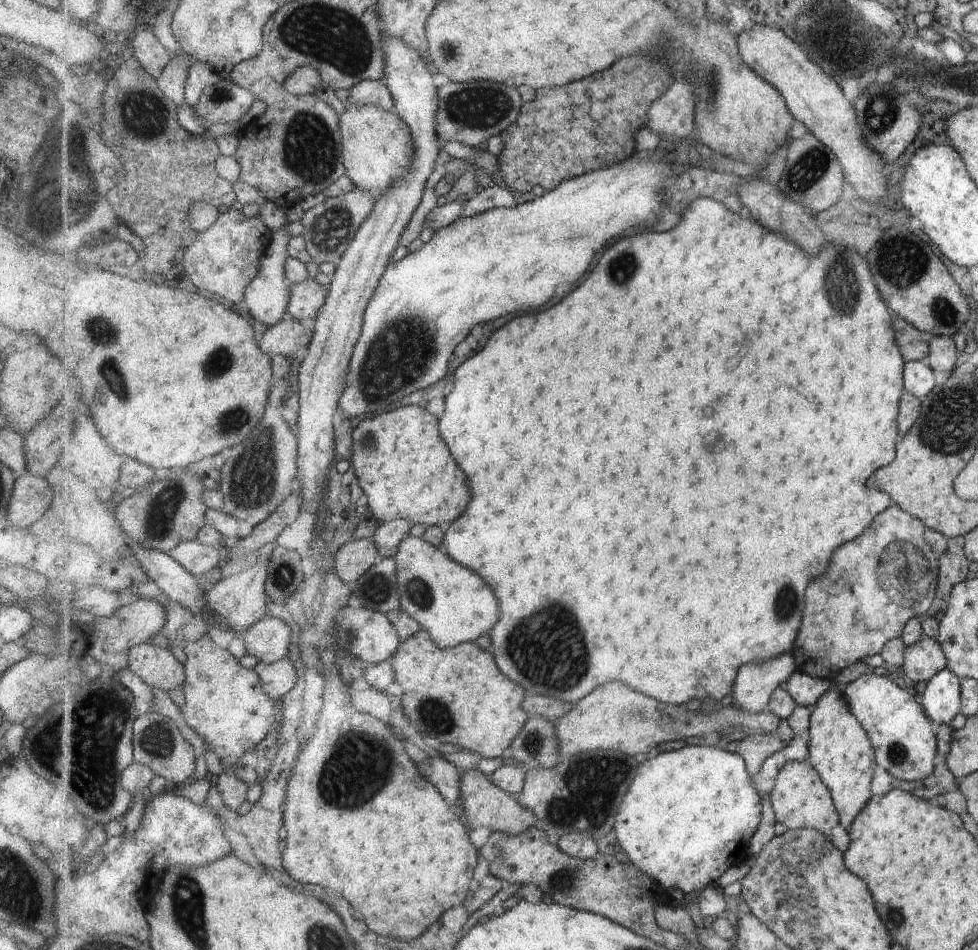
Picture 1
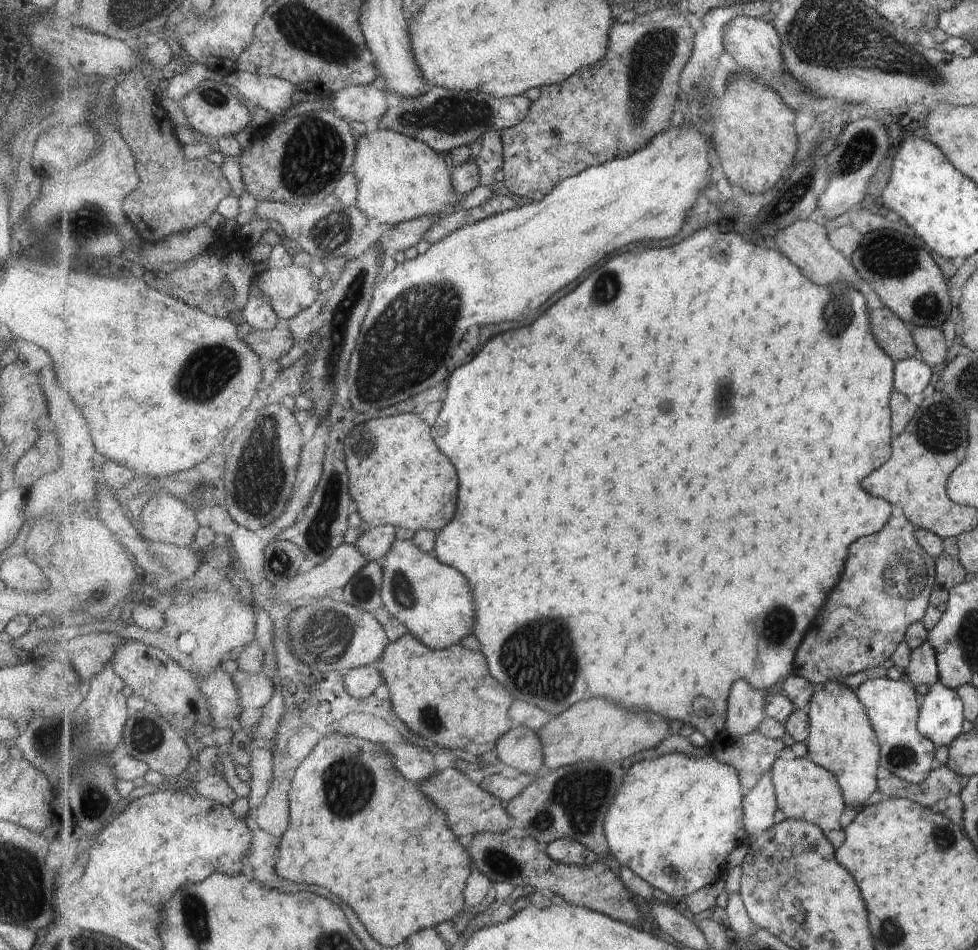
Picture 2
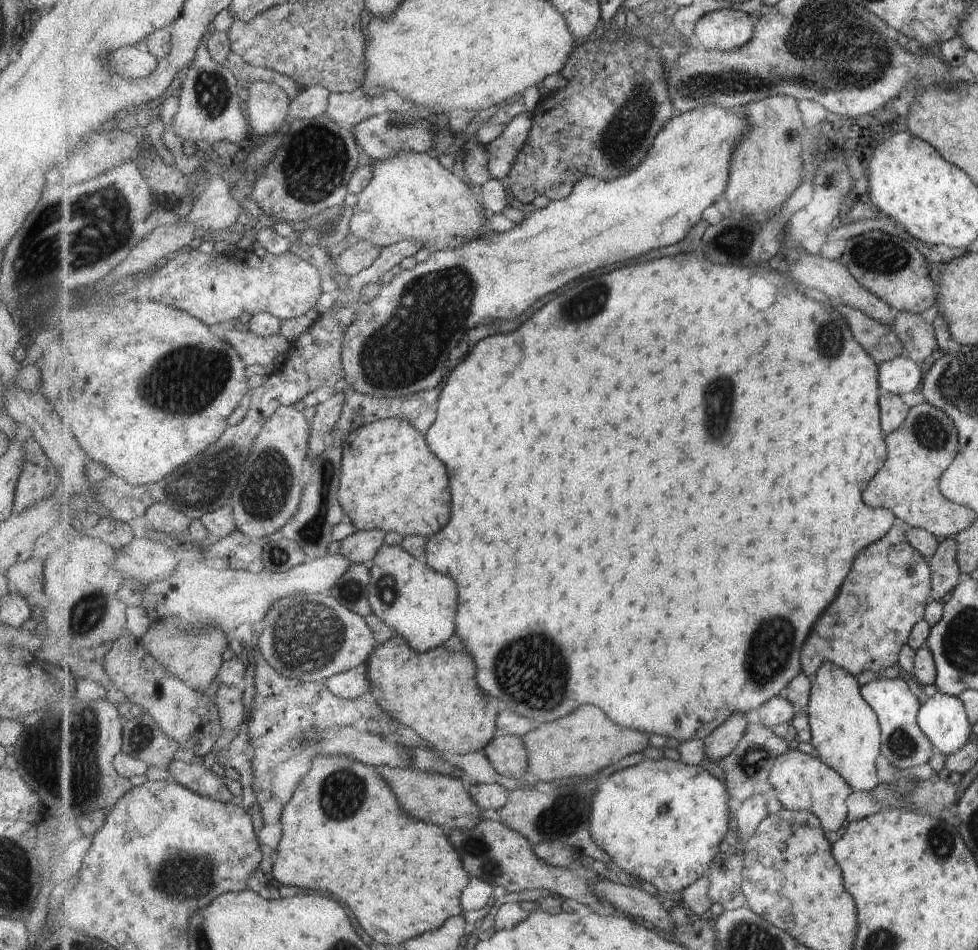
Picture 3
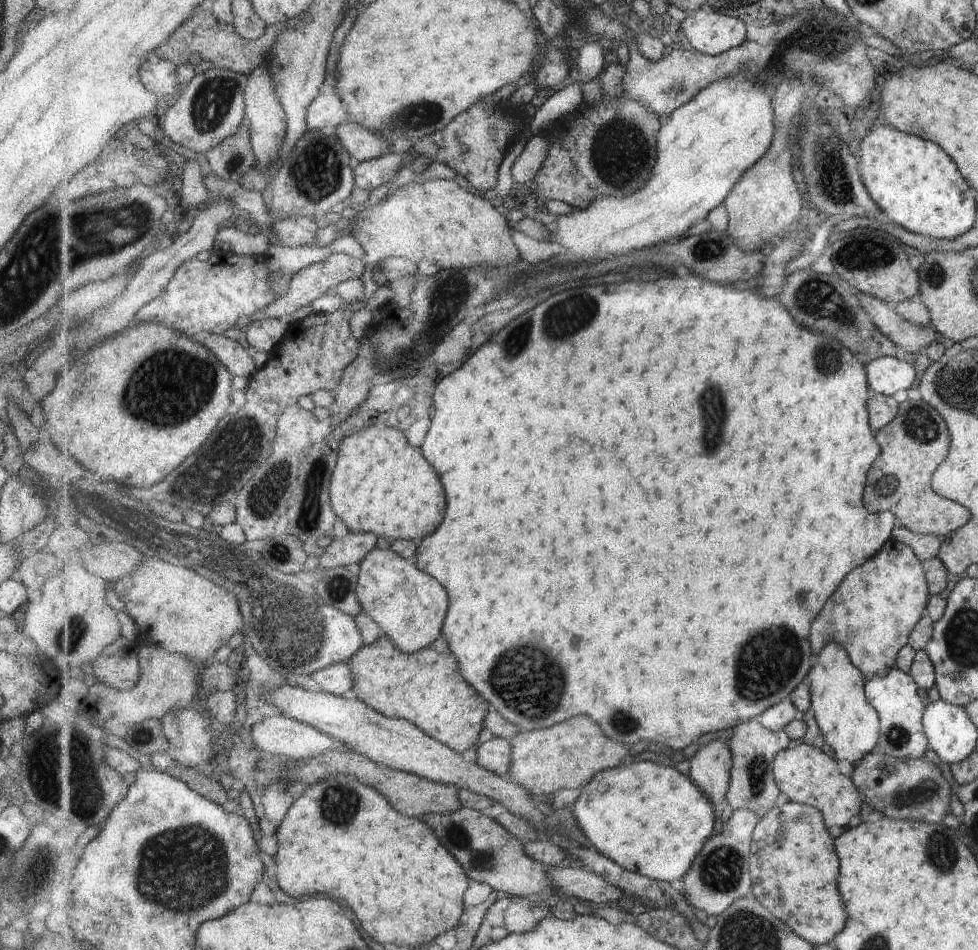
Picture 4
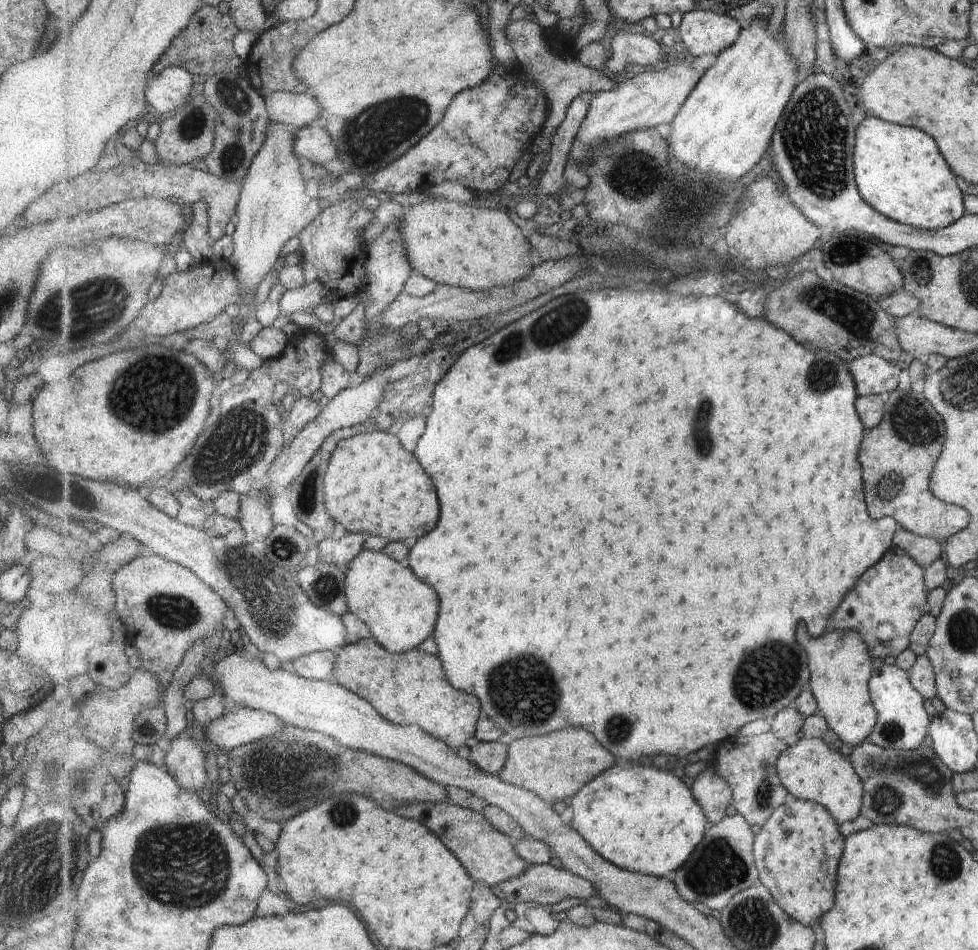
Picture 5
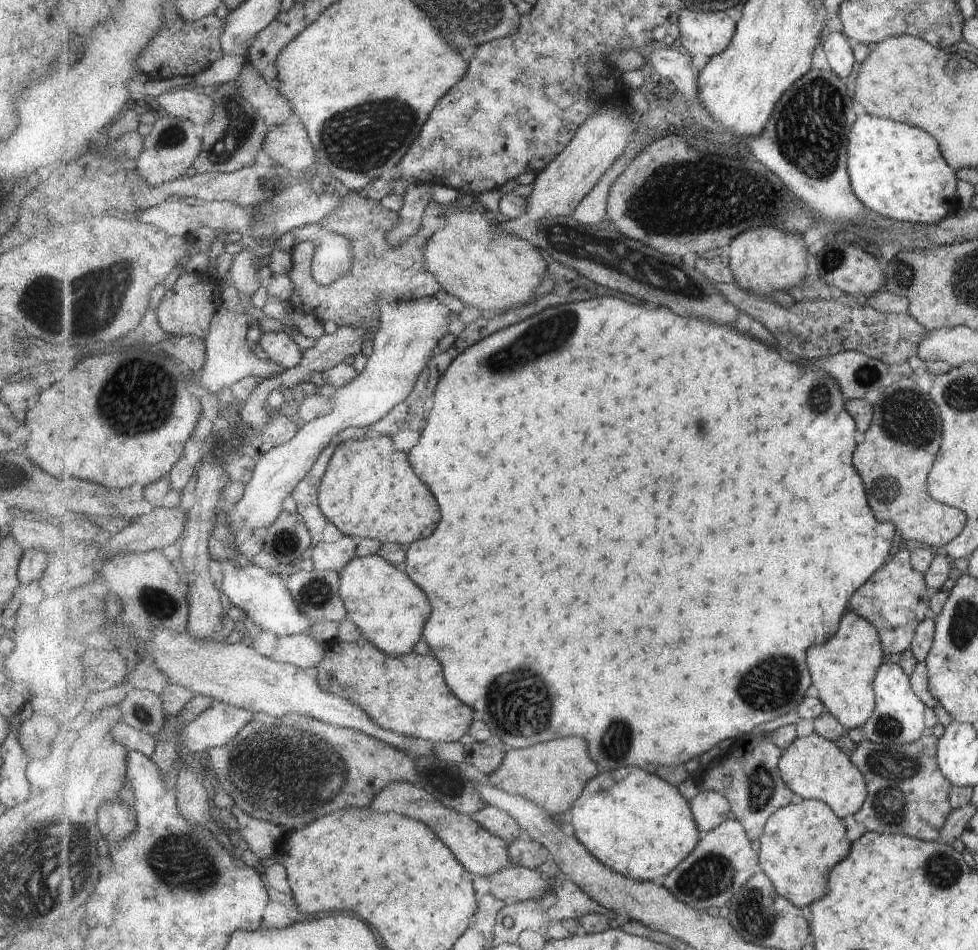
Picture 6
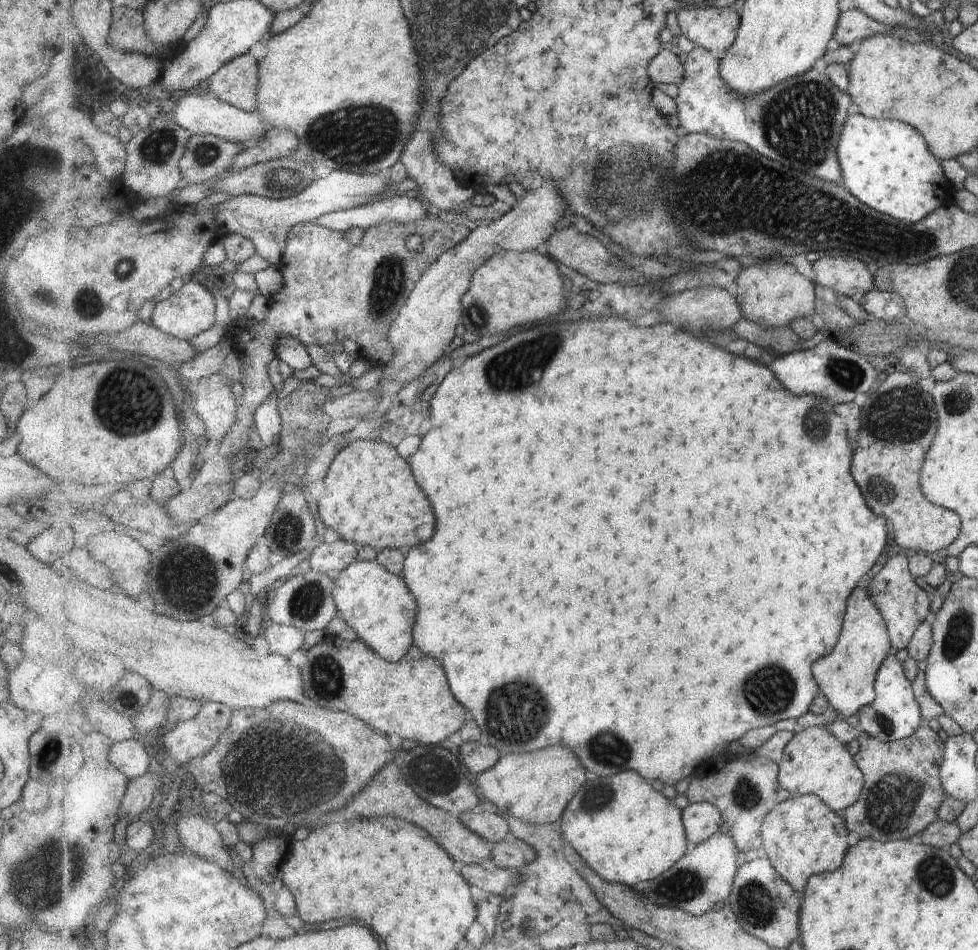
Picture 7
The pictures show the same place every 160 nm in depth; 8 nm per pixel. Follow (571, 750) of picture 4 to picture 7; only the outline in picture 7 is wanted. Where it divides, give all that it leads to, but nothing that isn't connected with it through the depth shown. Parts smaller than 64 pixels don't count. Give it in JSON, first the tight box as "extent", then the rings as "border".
{"extent":[475,746,587,825],"border":[[[555,746],[555,748],[531,752],[531,754],[507,754],[505,758],[501,758],[501,762],[488,771],[479,773],[475,779],[485,800],[502,810],[501,812],[528,823],[550,825],[552,822],[557,822],[557,820],[559,821],[562,818],[567,805],[575,798],[579,790],[583,788],[583,784],[587,780],[585,774],[587,772],[585,772],[583,764],[579,762],[579,758],[569,748]]]}

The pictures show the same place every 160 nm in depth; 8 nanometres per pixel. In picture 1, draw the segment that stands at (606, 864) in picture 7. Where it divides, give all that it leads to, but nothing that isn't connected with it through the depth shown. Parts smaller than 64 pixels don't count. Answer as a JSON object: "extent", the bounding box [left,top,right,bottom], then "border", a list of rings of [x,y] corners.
{"extent":[615,742,763,895],"border":[[[710,742],[686,745],[676,751],[659,753],[647,761],[642,760],[615,822],[618,844],[631,864],[661,887],[677,888],[686,895],[715,885],[731,866],[749,861],[749,842],[761,822],[763,810],[762,796],[753,780],[741,755]]]}

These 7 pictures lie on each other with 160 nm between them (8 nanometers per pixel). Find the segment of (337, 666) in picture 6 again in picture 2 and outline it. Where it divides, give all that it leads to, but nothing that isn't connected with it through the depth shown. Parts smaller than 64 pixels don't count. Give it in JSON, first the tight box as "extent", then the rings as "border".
{"extent":[377,632,513,756],"border":[[[409,632],[403,638],[390,643],[377,662],[397,716],[415,734],[431,739],[438,746],[443,746],[446,752],[461,749],[475,756],[481,756],[485,752],[494,753],[500,738],[513,728],[510,719],[513,696],[505,686],[491,678],[487,658],[481,652],[468,650],[460,643],[436,651]]]}

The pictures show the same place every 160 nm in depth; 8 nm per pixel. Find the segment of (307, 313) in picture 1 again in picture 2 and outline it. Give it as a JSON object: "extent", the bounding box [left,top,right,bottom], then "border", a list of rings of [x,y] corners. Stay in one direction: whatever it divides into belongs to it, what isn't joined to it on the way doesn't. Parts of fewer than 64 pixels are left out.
{"extent":[250,264,319,321],"border":[[[265,264],[265,266],[259,268],[259,275],[251,278],[250,286],[253,286],[253,284],[258,287],[282,321],[295,318],[302,309],[311,306],[319,296],[319,278],[311,272],[309,266],[302,267],[292,264],[287,268],[280,269],[277,267],[271,268],[269,264]]]}

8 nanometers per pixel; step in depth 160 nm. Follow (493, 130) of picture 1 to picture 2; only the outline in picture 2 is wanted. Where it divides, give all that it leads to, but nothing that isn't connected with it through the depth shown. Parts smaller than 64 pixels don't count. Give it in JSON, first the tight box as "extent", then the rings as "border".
{"extent":[374,86,531,156],"border":[[[430,86],[422,97],[393,99],[386,115],[374,125],[375,128],[409,135],[427,143],[435,152],[449,156],[453,149],[465,145],[477,147],[488,130],[502,131],[517,126],[526,119],[531,103],[524,95],[498,99],[481,91],[454,91]]]}

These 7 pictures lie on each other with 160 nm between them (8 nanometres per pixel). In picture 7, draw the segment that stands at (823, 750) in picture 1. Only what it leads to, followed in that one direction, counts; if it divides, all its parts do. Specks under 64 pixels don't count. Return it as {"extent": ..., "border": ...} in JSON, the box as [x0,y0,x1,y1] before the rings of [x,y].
{"extent":[812,583,889,717],"border":[[[859,583],[859,586],[855,586],[851,590],[846,620],[838,645],[830,655],[819,659],[812,666],[821,692],[833,705],[834,710],[841,713],[843,717],[857,714],[863,706],[873,702],[876,696],[874,678],[877,676],[877,670],[880,668],[887,650],[889,650],[889,641],[887,640],[885,619],[878,607],[874,605],[874,599],[871,598],[867,586]]]}

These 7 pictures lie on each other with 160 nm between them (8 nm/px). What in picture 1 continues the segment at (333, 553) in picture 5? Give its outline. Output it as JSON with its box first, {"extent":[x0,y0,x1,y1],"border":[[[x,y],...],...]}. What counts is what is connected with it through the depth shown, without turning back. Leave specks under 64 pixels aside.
{"extent":[373,519,412,559],"border":[[[397,519],[381,524],[374,532],[373,538],[380,559],[395,558],[403,540],[409,536],[412,524],[405,519]]]}

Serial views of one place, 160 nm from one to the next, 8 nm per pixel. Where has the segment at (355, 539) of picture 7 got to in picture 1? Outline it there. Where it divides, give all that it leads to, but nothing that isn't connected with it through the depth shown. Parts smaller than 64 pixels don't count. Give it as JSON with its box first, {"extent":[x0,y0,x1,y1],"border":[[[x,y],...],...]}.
{"extent":[352,405,471,526],"border":[[[419,405],[363,419],[353,433],[352,460],[379,525],[397,519],[426,526],[455,522],[471,502],[469,478],[453,460],[439,434],[440,418]]]}

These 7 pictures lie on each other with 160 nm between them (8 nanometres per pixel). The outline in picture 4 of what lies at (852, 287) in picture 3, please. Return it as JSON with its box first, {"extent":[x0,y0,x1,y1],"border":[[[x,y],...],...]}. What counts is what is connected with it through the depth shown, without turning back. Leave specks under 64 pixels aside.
{"extent":[859,298,946,354],"border":[[[859,298],[861,308],[877,330],[894,345],[907,353],[918,354],[933,341],[946,344],[946,340],[930,326],[916,325],[904,319],[890,304],[881,299]]]}

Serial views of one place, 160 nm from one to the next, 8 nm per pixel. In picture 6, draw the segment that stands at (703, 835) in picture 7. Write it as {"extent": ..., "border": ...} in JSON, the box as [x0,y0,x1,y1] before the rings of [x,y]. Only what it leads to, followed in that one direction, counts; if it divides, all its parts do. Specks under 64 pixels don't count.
{"extent":[690,791,731,834],"border":[[[701,791],[690,801],[695,822],[701,834],[707,834],[729,818],[731,803],[726,796],[713,791]]]}

